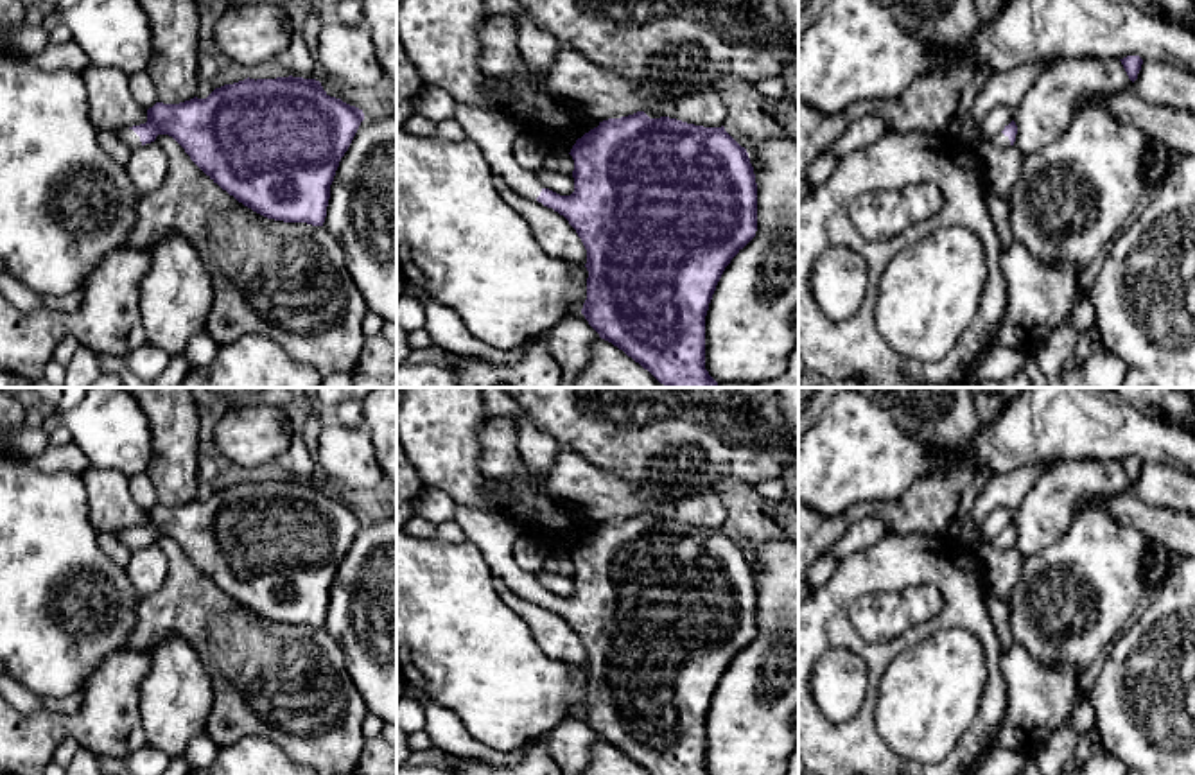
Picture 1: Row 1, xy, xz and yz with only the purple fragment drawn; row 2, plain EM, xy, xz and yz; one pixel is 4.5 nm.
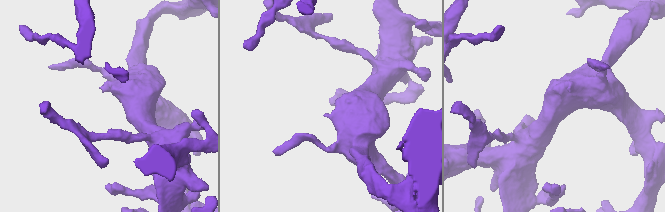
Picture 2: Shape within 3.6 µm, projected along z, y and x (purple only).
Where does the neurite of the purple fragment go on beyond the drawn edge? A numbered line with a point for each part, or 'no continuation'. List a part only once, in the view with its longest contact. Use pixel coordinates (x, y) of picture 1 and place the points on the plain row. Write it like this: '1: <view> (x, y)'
1: xy (130, 539)

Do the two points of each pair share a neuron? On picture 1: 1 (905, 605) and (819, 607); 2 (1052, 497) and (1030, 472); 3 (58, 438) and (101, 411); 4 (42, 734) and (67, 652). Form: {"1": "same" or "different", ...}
{"1": "different", "2": "different", "3": "different", "4": "different"}

